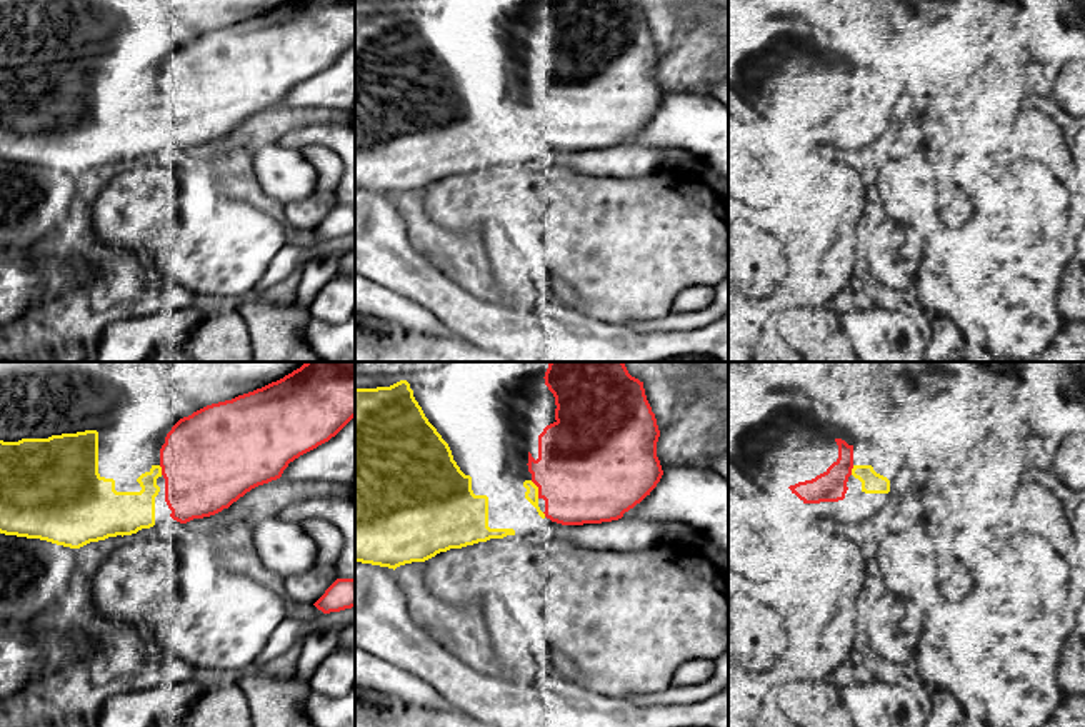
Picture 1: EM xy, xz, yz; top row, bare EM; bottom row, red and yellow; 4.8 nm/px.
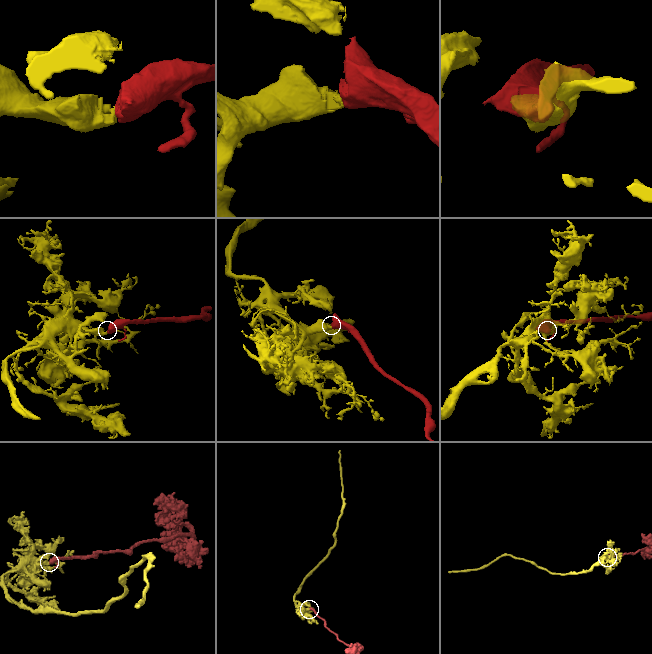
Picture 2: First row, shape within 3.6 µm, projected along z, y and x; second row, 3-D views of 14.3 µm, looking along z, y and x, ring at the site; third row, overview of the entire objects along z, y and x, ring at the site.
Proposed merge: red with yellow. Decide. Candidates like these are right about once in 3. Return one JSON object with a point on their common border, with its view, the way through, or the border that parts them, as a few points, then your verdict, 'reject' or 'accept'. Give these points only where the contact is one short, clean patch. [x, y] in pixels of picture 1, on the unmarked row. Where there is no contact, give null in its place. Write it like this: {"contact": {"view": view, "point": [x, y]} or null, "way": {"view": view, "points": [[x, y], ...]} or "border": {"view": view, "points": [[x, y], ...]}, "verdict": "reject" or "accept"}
{"contact": {"view": "xz", "point": [539, 115]}, "verdict": "accept"}

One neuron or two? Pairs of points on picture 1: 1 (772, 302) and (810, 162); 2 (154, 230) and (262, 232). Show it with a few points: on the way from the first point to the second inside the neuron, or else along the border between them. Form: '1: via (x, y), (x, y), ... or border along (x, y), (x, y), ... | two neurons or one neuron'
1: via (809, 270), (810, 199) | one neuron
2: via (180, 230), (235, 232) | one neuron

